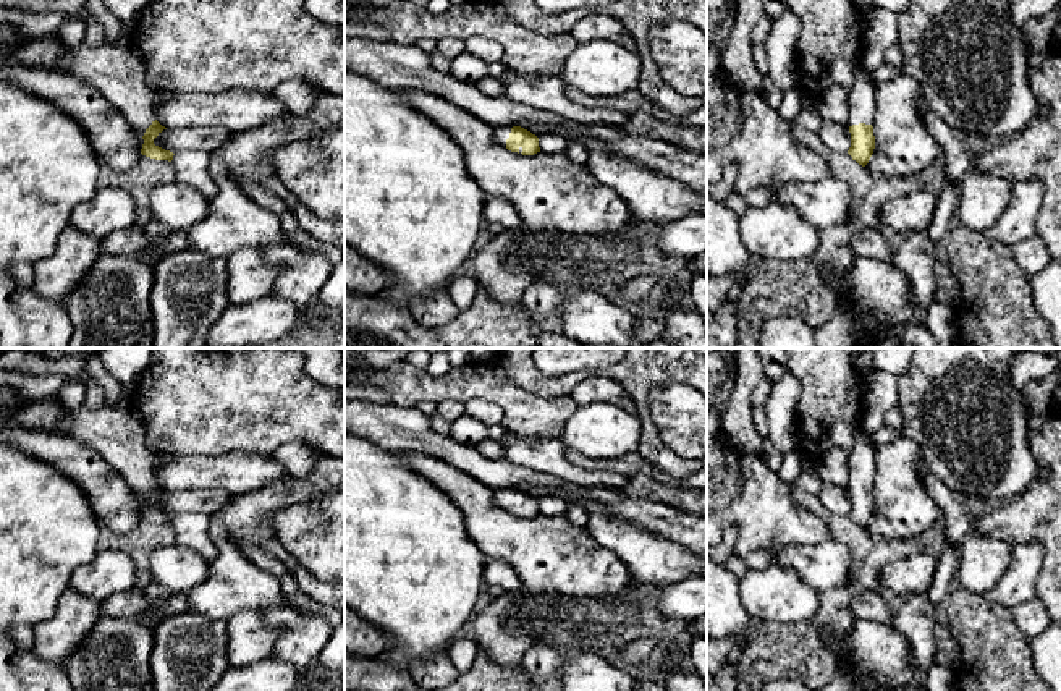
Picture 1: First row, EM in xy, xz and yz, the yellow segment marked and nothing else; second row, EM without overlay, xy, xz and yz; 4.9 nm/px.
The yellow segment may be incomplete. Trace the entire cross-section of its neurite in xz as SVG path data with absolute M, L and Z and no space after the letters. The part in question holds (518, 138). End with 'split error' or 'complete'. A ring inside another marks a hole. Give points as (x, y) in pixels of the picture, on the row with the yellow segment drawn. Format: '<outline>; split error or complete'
M500 126L493 129L495 141L511 152L534 155L540 152L539 138L521 126Z; split error

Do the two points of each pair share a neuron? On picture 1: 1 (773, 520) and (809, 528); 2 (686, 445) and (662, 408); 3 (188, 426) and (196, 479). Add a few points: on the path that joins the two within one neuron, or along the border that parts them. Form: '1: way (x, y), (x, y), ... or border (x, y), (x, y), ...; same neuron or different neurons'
1: way (782, 521), (801, 526); same neuron
2: way (686, 436), (672, 418); same neuron
3: border (160, 452), (173, 455), (230, 453); different neurons

